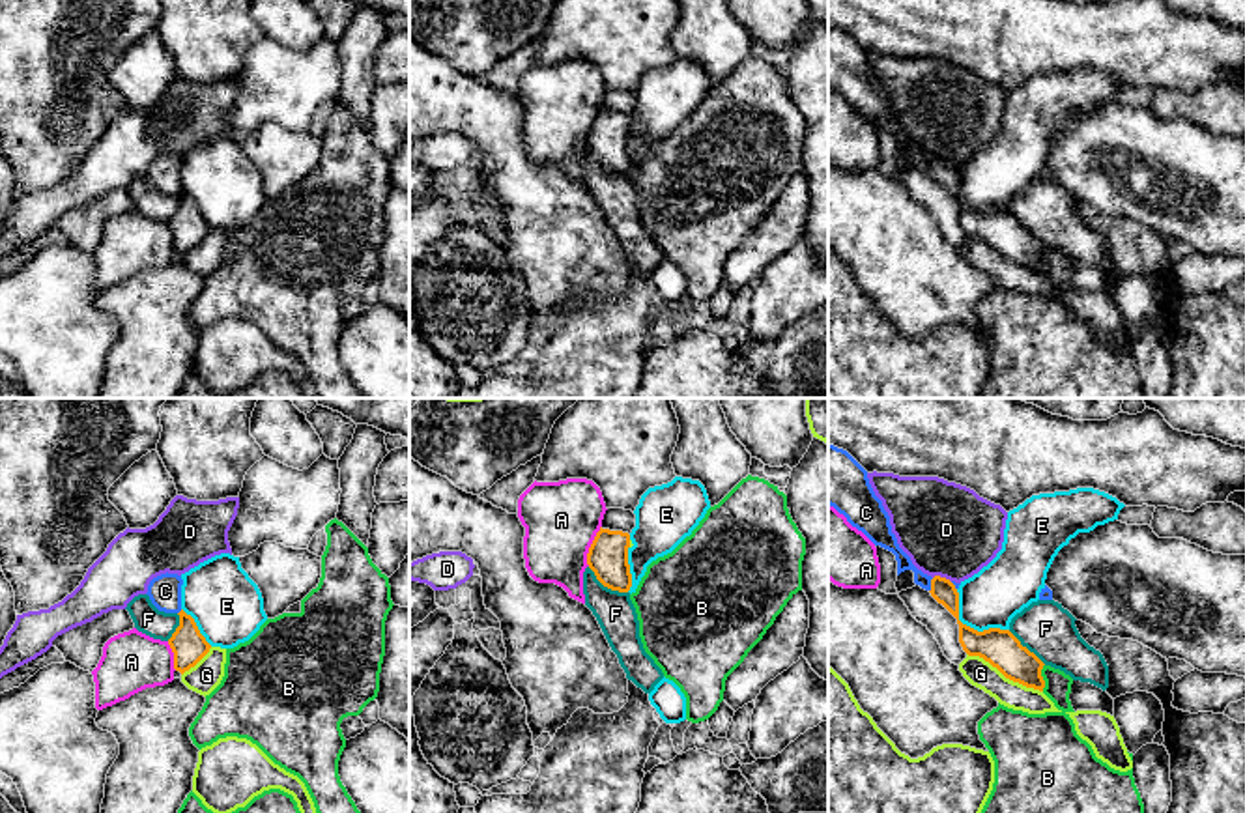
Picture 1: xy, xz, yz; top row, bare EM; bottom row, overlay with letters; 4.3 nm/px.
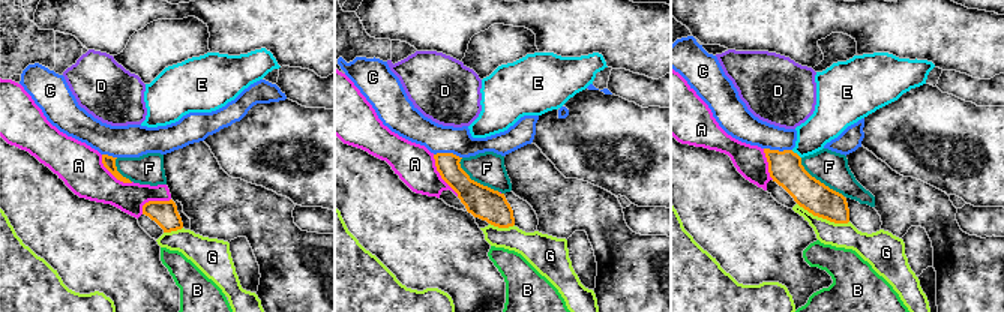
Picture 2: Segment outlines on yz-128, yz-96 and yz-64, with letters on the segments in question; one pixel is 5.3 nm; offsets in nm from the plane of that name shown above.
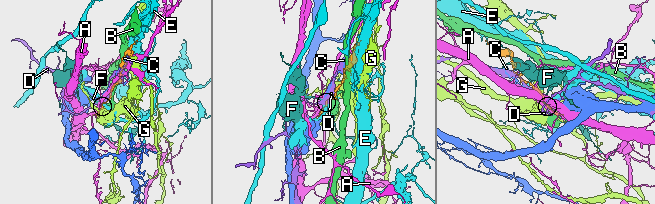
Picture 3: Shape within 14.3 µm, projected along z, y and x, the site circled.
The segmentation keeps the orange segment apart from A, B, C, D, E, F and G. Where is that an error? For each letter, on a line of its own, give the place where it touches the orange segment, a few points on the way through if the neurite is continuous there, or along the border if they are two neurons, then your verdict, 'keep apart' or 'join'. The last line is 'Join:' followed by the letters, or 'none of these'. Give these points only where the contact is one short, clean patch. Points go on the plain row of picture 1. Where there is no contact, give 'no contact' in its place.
A: meets orange in xz at (591, 128); keep apart
B: meets orange in yz at (1042, 258); keep apart
C: meets orange in yz at (931, 167); keep apart
D: meets orange in yz at (943, 159); keep apart
E: meets orange in yz at (969, 208); border along yz (956, 171), (958, 199), (963, 204), (978, 212), (1008, 212); keep apart
F: meets orange in xz at (606, 167); border along xz (587, 148), (604, 167), (627, 174); keep apart
G: meets orange in yz at (1004, 256); keep apart
Join: none of these

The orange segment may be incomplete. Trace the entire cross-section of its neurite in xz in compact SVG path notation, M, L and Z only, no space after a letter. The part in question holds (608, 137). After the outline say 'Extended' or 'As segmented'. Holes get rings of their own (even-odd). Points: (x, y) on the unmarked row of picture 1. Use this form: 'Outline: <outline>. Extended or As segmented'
Outline: M602 108L596 114L587 135L587 146L604 168L619 174L630 172L632 155L628 146L628 129L628 114Z. As segmented

